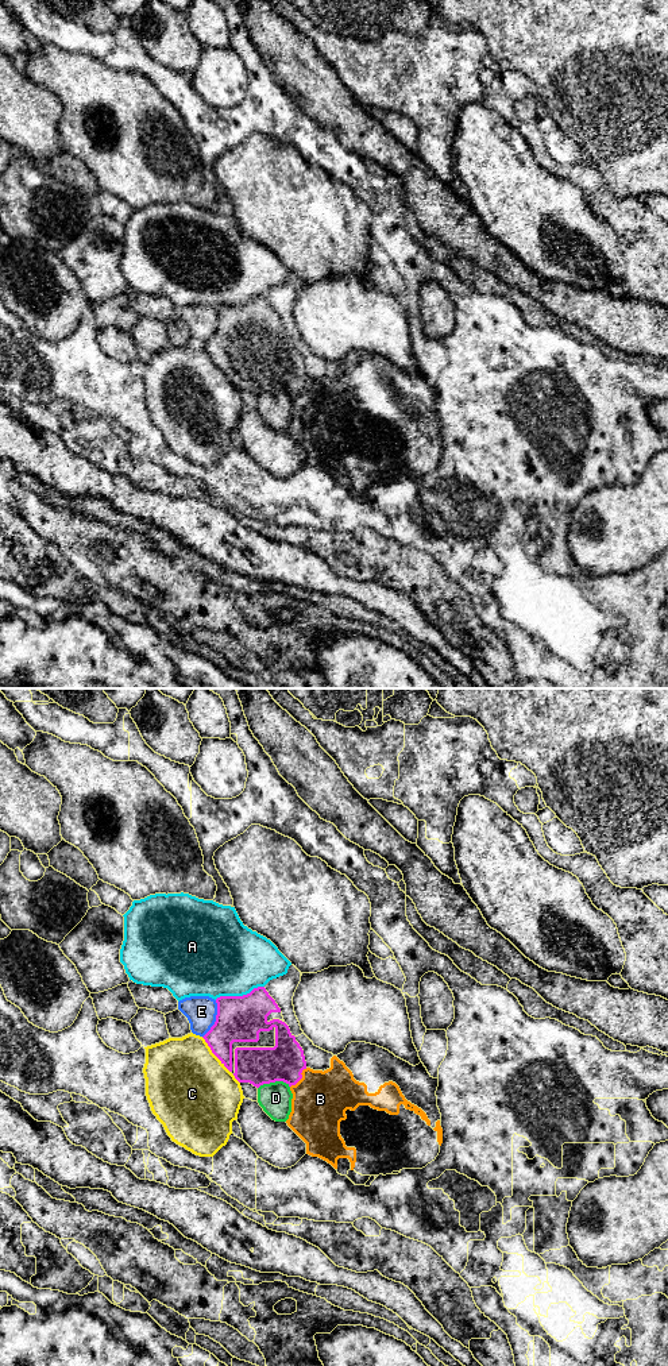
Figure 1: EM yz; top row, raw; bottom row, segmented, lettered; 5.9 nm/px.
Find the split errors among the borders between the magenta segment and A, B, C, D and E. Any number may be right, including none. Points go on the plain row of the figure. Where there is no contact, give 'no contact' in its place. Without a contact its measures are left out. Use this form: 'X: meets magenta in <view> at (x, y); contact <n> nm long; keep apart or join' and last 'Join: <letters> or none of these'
A: meets magenta in yz at (239, 305); contact 300 nm long; keep apart
B: meets magenta in yz at (301, 386); contact 160 nm long; keep apart
C: meets magenta in yz at (213, 362); contact 280 nm long; keep apart
D: meets magenta in yz at (273, 390); contact 190 nm long; keep apart
E: meets magenta in yz at (216, 328); contact 240 nm long; keep apart
Join: none of these

